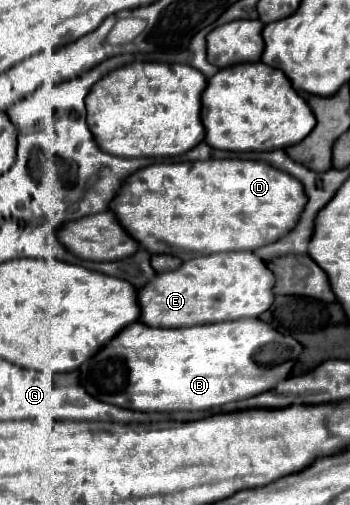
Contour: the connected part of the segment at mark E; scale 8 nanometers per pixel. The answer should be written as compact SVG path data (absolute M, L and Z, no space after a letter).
M231 252L231 254L209 254L197 256L193 260L183 262L177 270L155 274L145 286L137 290L137 302L141 308L139 322L153 326L153 328L183 328L183 326L197 326L209 322L223 322L223 320L239 320L239 318L257 318L273 304L271 294L271 270L263 264L263 260L255 258L253 252Z

